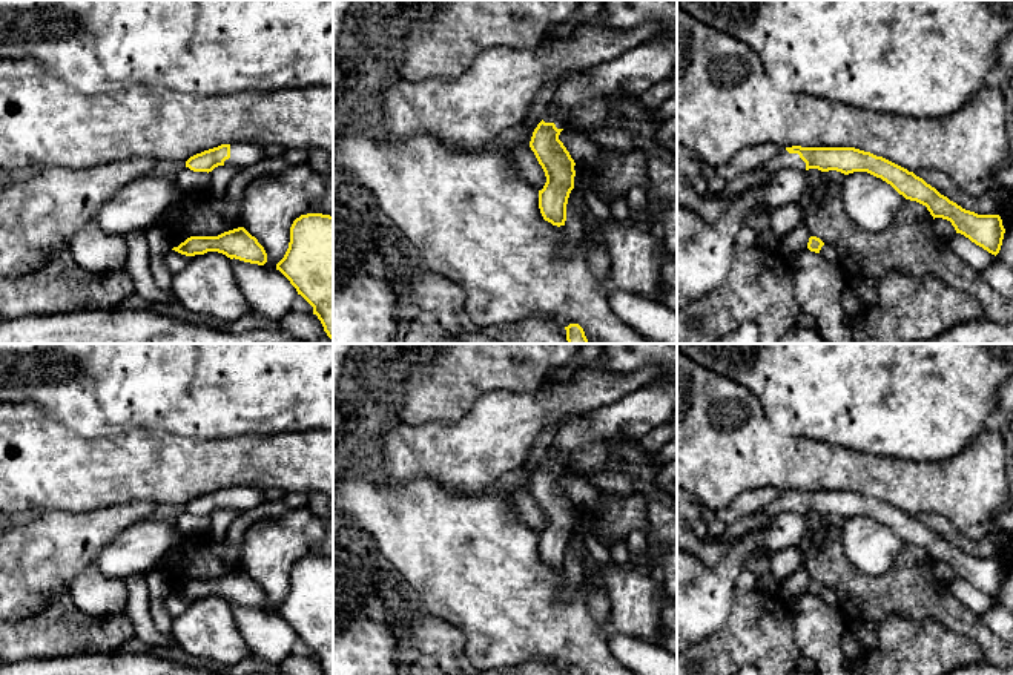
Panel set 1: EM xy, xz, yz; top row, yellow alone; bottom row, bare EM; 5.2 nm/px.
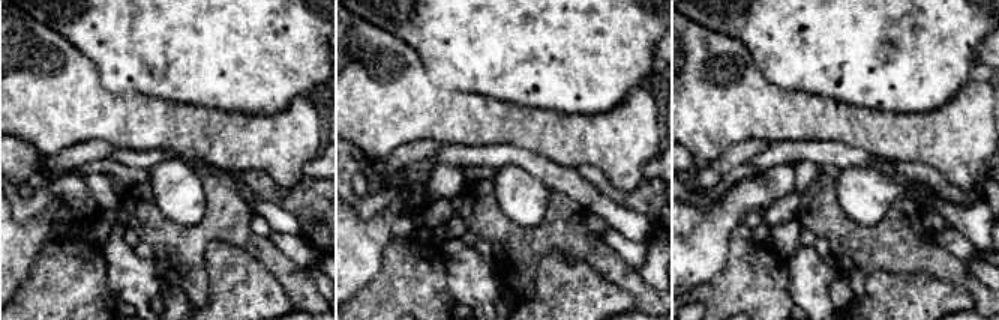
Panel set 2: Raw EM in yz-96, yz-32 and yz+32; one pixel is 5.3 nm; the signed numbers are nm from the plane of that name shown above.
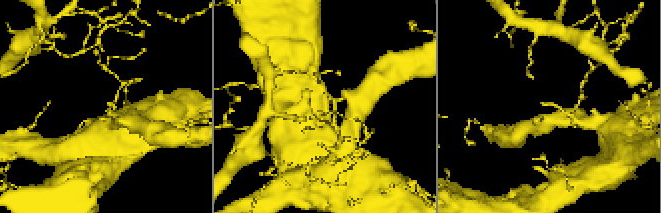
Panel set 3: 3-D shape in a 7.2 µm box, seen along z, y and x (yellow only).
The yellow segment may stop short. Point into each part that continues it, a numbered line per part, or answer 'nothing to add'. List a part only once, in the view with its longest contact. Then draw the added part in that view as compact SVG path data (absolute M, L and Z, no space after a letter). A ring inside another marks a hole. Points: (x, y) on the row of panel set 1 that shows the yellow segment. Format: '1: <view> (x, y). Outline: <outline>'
1: yz (783, 160). Outline: M781 149L775 156L772 156L763 169L772 175L781 169L792 169L806 172L806 163L800 158L798 153L789 153L786 149Z

